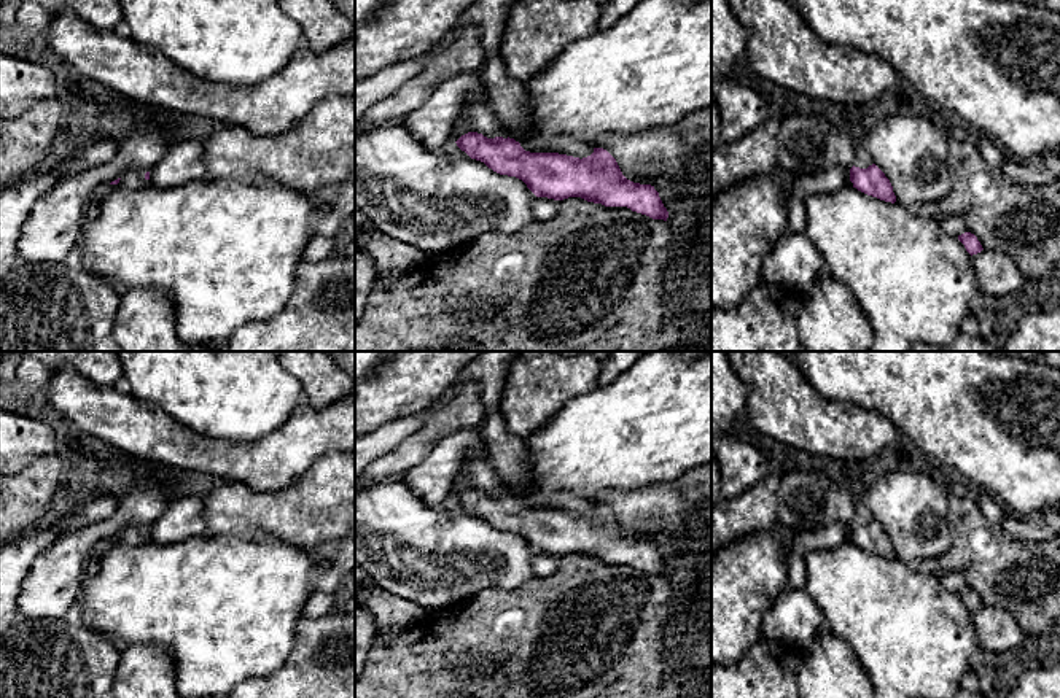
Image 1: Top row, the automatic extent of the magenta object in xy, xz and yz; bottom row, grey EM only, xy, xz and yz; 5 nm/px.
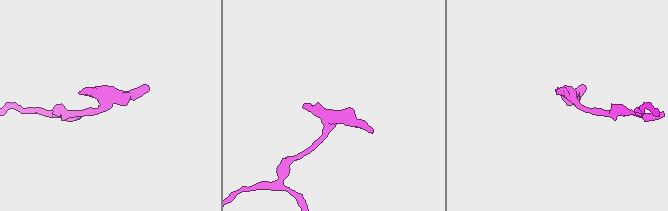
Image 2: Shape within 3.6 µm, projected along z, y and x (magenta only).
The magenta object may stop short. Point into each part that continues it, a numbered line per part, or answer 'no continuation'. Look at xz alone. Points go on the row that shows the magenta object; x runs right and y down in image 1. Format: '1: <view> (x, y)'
1: xz (476, 116)

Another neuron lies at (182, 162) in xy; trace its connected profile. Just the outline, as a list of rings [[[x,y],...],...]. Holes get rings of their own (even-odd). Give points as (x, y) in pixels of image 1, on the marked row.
[[[189,138],[173,143],[150,170],[150,180],[158,188],[177,188],[189,181],[215,180],[202,162],[207,140]]]

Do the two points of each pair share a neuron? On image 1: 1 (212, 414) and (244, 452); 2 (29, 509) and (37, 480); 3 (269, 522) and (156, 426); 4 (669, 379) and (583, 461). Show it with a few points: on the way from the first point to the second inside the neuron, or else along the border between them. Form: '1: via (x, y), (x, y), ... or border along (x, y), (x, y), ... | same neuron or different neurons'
1: border along (271, 431), (253, 439), (210, 439), (198, 434) | different neurons
2: via (29, 503), (29, 493), (34, 487) | same neuron
3: border along (220, 480), (241, 480), (258, 492) | different neurons
4: via (648, 399), (604, 441) | same neuron

